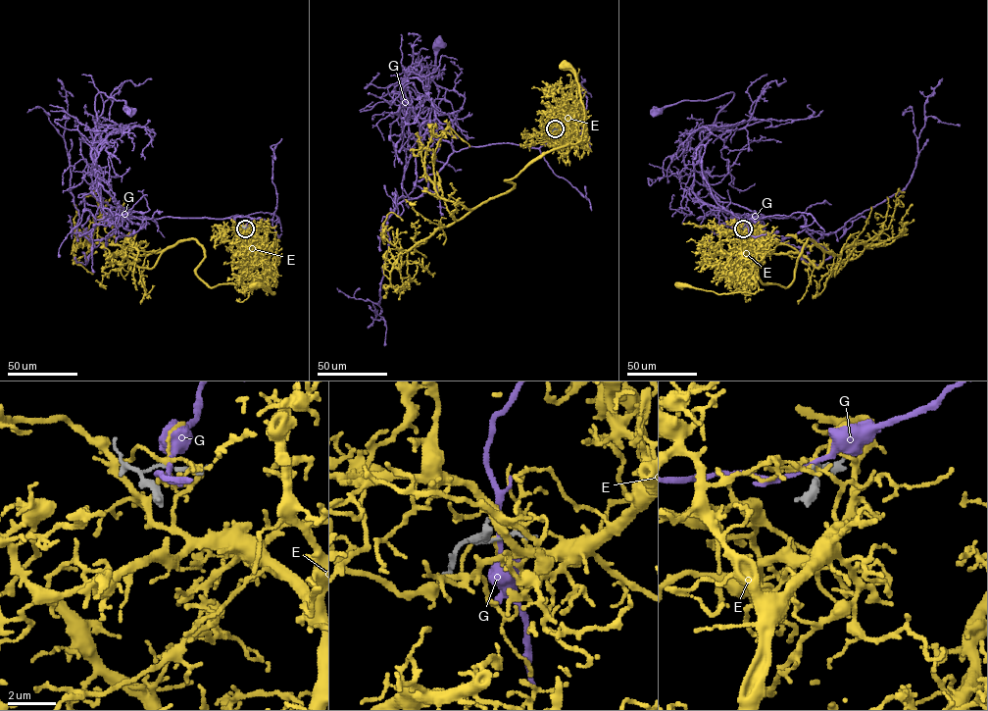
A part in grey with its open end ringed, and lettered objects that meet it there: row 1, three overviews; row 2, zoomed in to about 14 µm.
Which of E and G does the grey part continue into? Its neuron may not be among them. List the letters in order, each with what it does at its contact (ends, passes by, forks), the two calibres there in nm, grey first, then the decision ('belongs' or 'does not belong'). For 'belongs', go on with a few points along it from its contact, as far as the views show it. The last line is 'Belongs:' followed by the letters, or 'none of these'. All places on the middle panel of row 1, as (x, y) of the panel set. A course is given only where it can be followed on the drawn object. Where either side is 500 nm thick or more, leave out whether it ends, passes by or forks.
E: it forks | 90/120 nm | does not belong
G: it passes by | 110/200 nm | does not belong
Belongs: none of these

